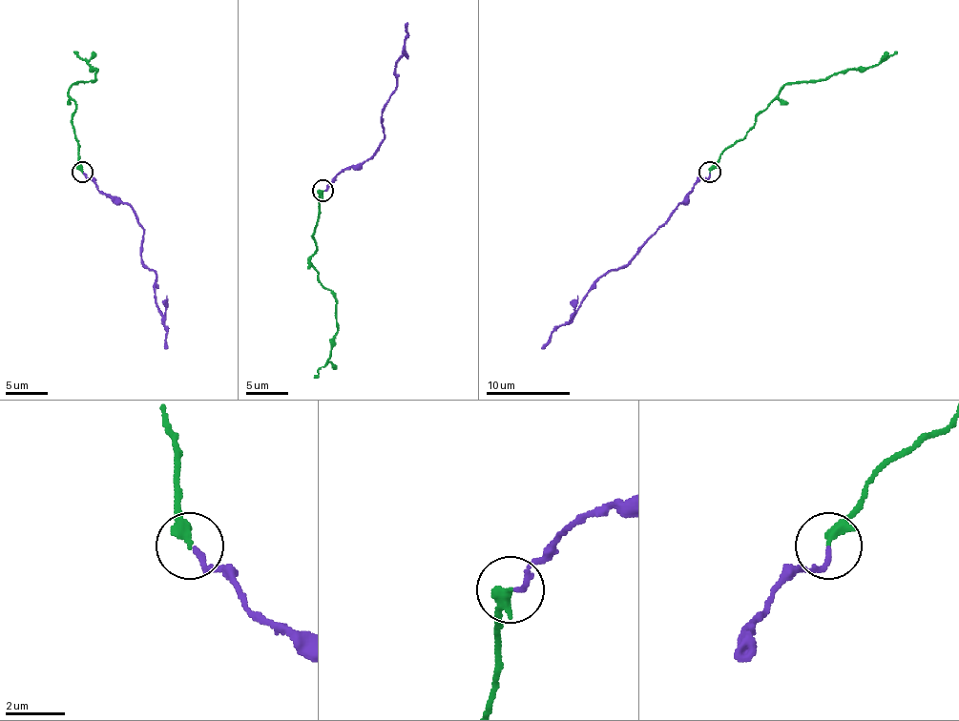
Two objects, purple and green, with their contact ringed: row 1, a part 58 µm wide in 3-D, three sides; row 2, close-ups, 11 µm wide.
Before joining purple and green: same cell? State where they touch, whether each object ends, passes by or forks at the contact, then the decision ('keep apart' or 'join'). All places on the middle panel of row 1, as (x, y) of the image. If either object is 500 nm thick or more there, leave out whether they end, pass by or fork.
place (323, 191); purple ends; green ends; join

